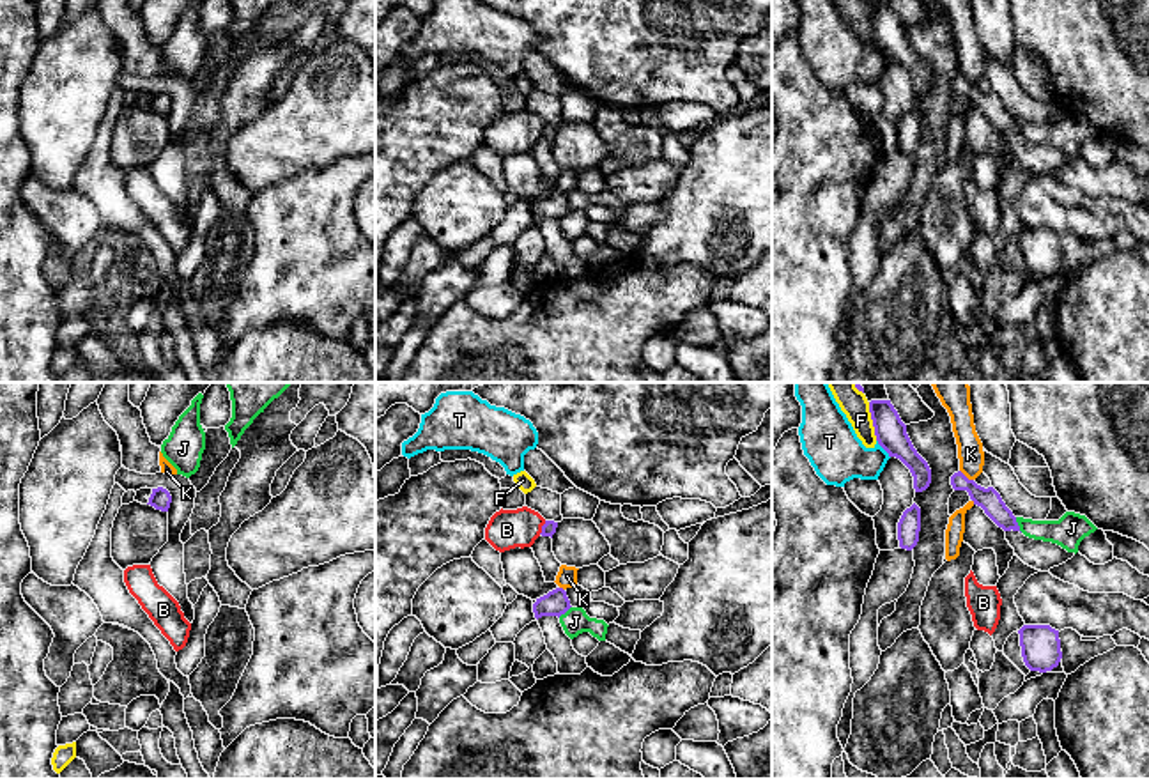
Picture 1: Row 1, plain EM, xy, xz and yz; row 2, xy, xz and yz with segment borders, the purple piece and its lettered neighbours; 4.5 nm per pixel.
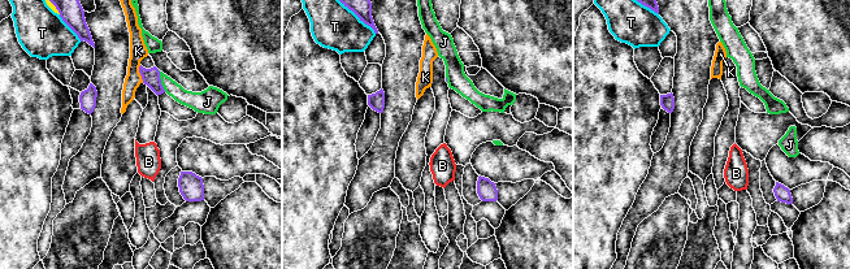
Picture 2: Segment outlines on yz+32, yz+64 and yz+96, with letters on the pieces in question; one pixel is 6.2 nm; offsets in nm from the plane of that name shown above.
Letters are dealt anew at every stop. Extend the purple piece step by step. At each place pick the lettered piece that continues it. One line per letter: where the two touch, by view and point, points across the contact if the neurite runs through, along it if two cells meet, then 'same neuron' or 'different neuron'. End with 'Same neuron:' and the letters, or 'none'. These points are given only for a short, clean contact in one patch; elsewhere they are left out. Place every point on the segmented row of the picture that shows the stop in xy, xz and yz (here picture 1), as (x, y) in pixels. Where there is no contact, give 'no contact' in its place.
B: contact xz (542, 528); border xz (546, 521), (539, 533); different neuron
F: contact yz (873, 422); different neuron
J: contact yz (1017, 524); different neuron
K: contact yz (965, 477); border yz (960, 470), (972, 480); different neuron
T: contact yz (882, 447); different neuron
Same neuron: none

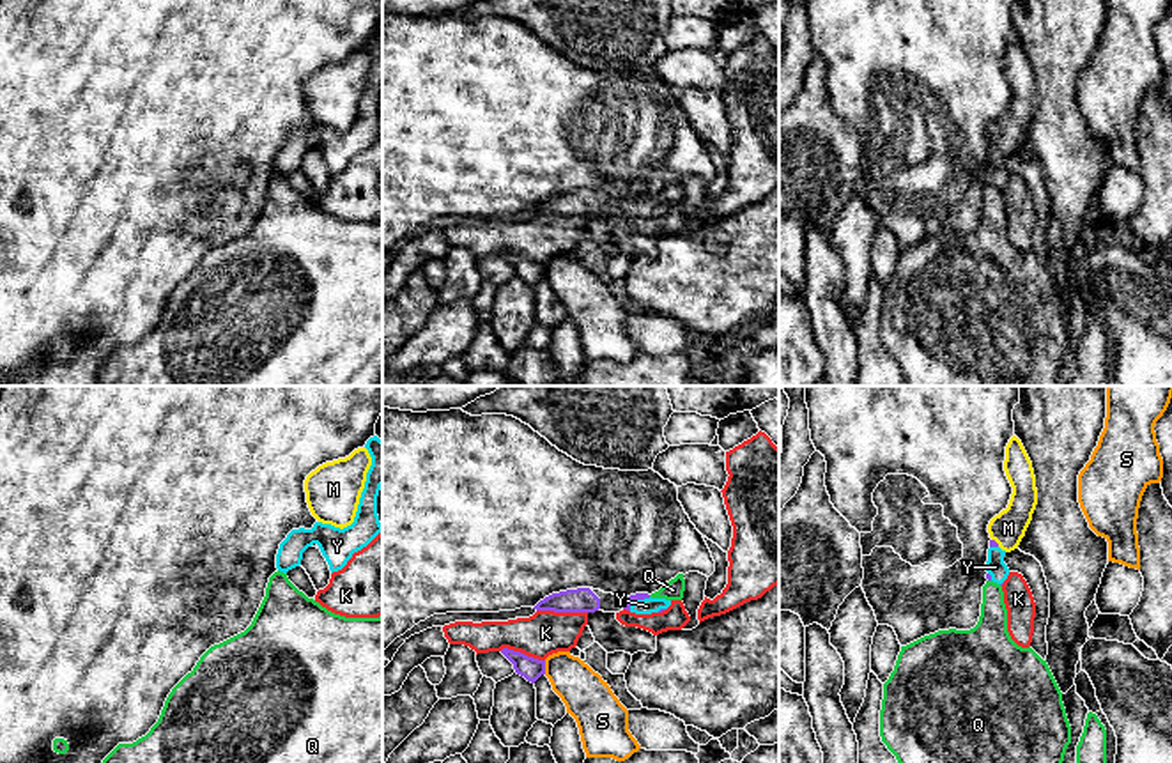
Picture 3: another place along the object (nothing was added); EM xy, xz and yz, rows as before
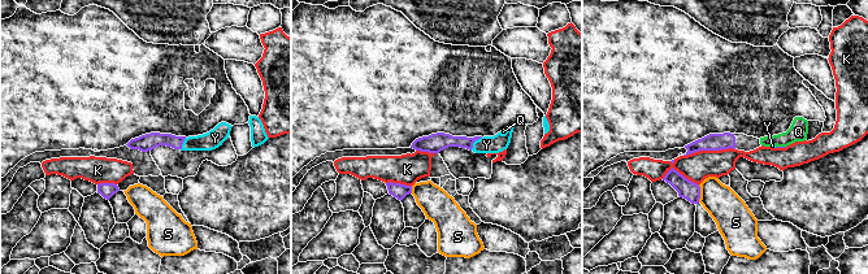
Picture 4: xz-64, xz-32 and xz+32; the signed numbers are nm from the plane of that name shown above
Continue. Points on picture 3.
K: contact xz (562, 611); different neuron
M: contact yz (995, 542); border yz (992, 539), (999, 546); different neuron
Q: no contact; different neuron
S: contact xz (544, 668); different neuron
Y: contact xz (638, 599); way xz (629, 601), (638, 599), (647, 606); same neuron
Same neuron: Y

